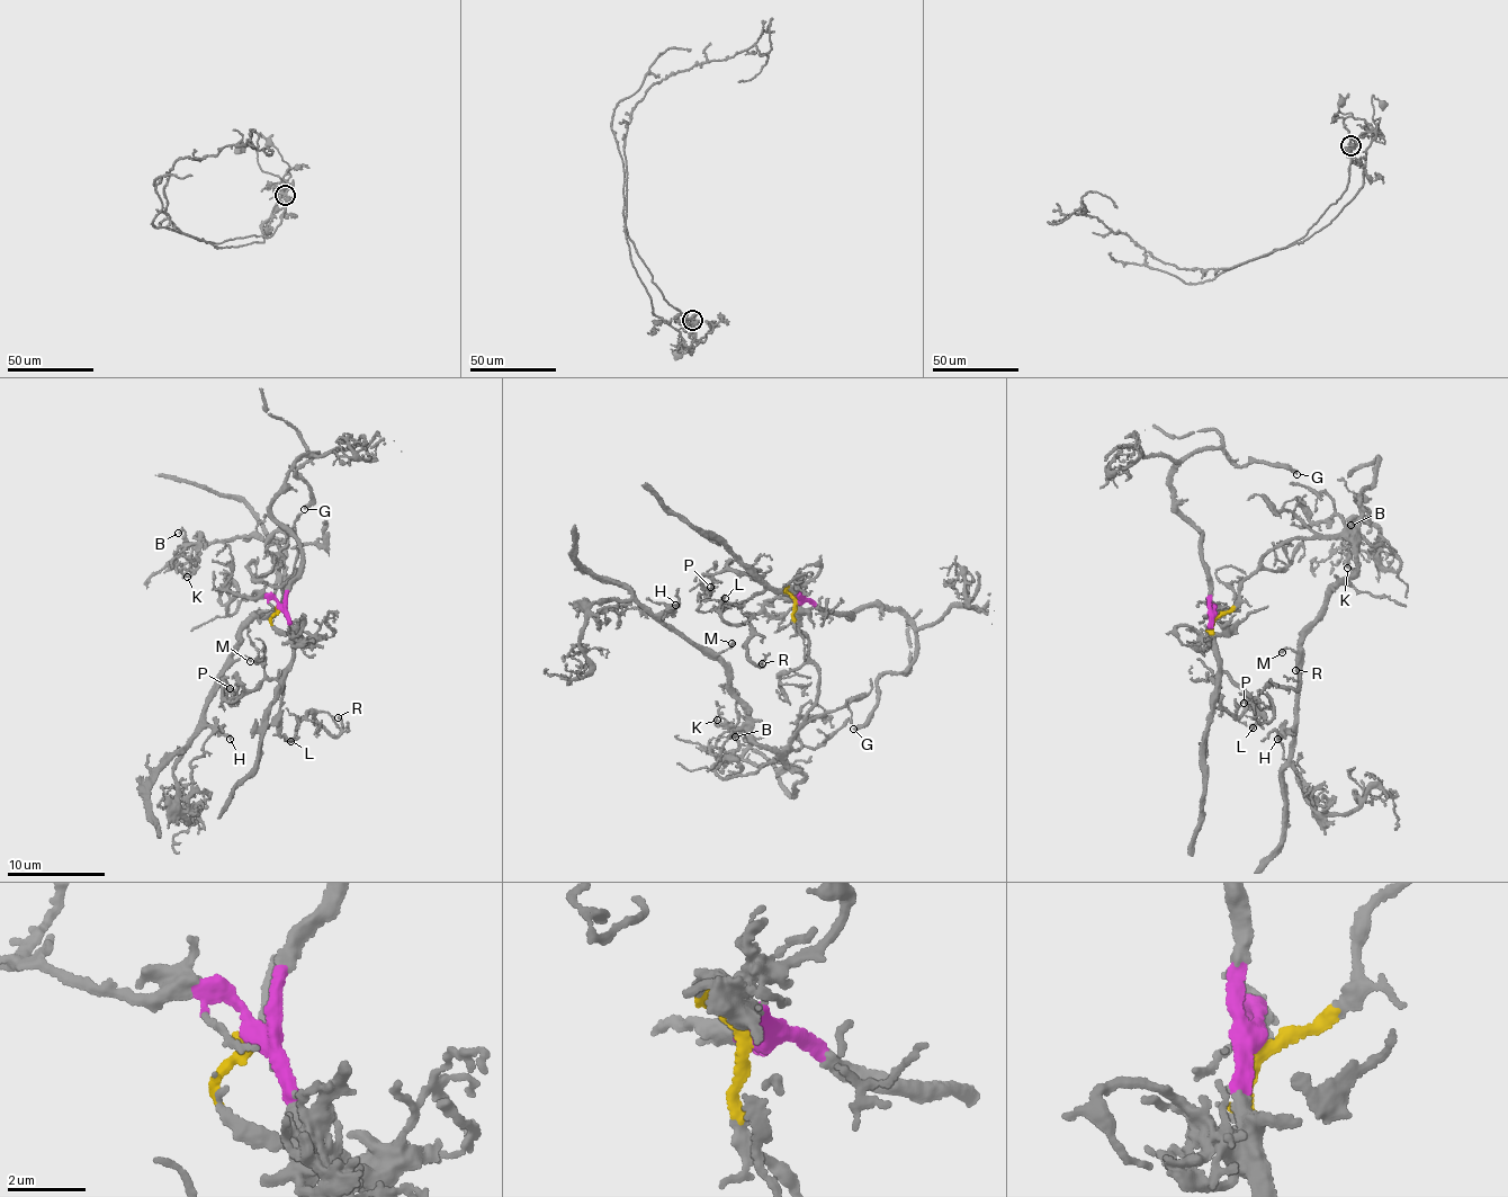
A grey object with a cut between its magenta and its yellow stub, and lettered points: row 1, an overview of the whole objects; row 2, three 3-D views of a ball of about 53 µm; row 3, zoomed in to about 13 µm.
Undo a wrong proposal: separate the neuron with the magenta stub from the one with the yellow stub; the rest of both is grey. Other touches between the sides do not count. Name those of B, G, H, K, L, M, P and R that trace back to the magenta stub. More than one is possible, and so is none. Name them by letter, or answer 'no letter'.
G, L, P, R

